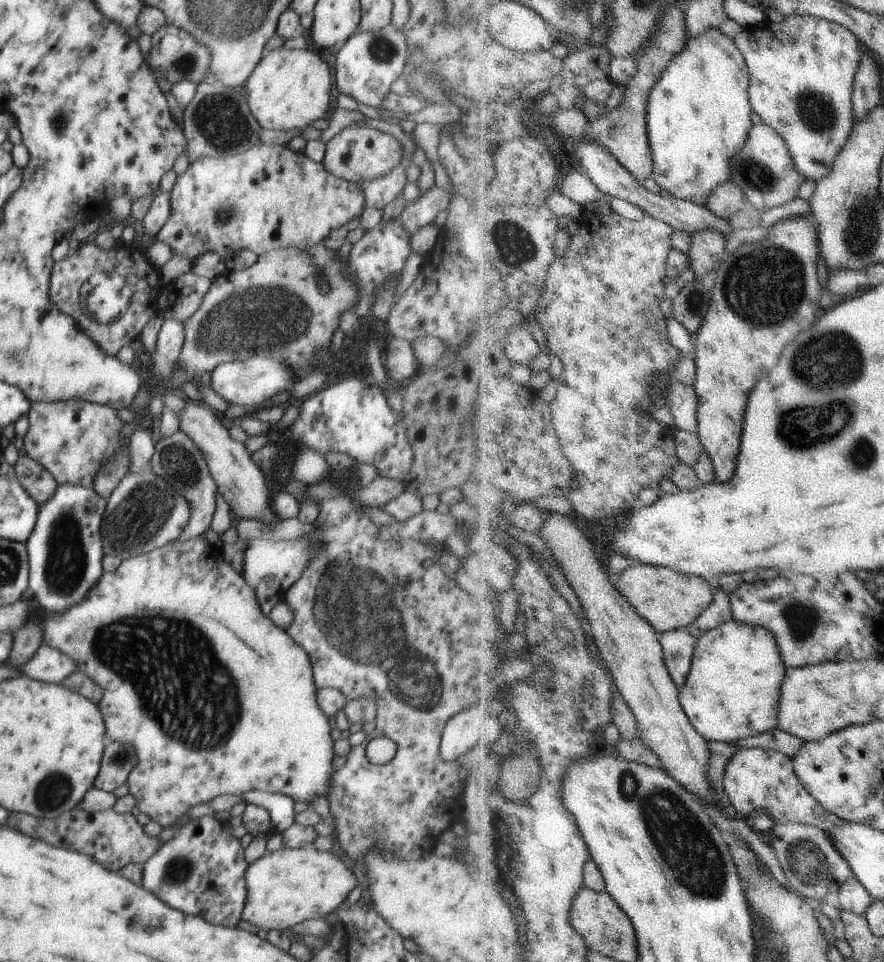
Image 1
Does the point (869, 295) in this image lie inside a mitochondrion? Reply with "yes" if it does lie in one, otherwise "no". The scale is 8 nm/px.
no

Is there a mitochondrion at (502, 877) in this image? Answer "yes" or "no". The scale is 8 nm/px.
no

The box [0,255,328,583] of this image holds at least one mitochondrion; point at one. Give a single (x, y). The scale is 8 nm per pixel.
(250, 318)

